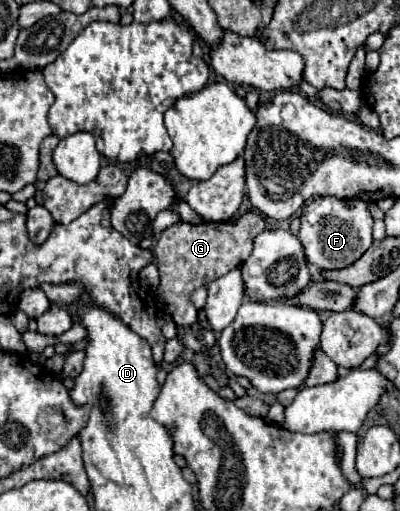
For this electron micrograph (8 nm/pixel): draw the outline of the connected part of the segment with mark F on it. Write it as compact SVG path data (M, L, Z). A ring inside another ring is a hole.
M316 198L304 206L300 216L300 240L304 244L306 260L320 270L342 270L352 266L372 244L372 216L362 200L350 200L350 206L344 200Z

